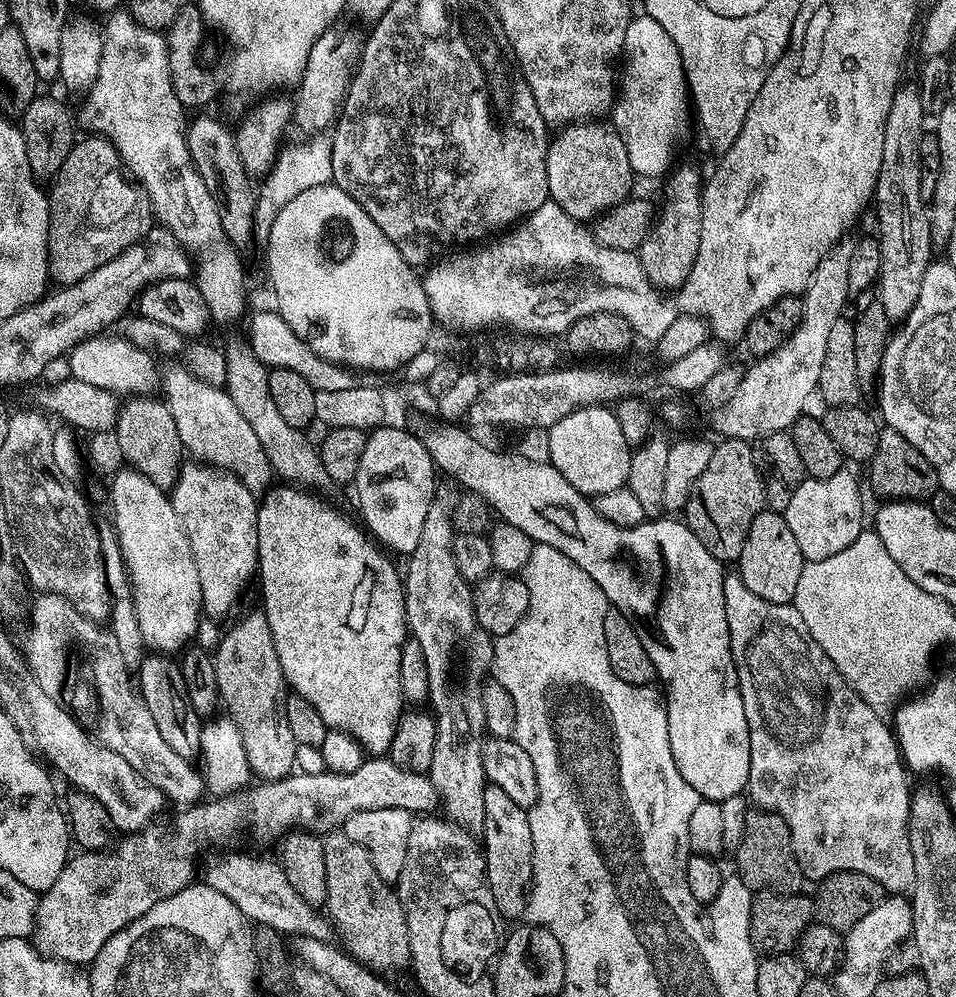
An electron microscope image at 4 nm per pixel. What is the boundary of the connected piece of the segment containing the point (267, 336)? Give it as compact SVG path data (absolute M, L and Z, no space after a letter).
M279 311L256 312L252 316L252 321L248 324L247 347L263 364L267 364L269 369L281 368L282 370L295 370L310 382L310 386L315 392L328 390L345 390L351 387L358 387L362 384L361 377L353 369L343 365L330 362L326 358L319 356L286 322L281 318Z

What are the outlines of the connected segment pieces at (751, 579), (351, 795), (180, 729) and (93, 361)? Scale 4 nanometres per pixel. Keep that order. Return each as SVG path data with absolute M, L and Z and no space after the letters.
M771 510L760 512L750 526L750 534L746 534L746 542L738 561L738 574L746 587L766 602L792 604L805 563L802 550L798 550L798 542L790 526L786 526L783 515Z
M366 758L362 766L358 766L358 770L350 774L319 771L297 771L293 775L282 777L281 780L257 783L257 788L252 786L247 790L209 799L209 804L201 803L199 806L177 811L180 813L176 816L176 832L163 832L162 829L156 828L157 826L149 826L142 832L125 835L121 839L124 841L121 844L119 841L111 850L81 851L80 856L73 855L68 861L68 867L62 870L62 874L58 874L58 882L54 882L54 886L50 886L39 897L36 905L34 946L44 956L55 960L64 960L77 966L91 965L98 950L102 950L102 946L106 946L106 942L110 942L110 938L114 938L118 930L130 926L130 922L142 918L142 914L158 906L158 902L178 894L178 890L193 883L192 855L196 852L196 840L224 840L238 828L244 828L249 824L250 827L256 828L262 839L275 841L291 828L327 834L344 825L350 814L362 810L389 808L406 810L413 814L432 814L438 808L438 797L429 776L422 772L406 770L387 758Z
M148 654L138 669L138 691L146 702L146 710L154 718L154 726L162 733L162 738L182 758L192 760L200 746L201 713L194 710L188 697L186 682L182 678L179 663L168 654Z
M97 334L80 341L71 352L67 353L71 379L78 382L90 382L102 390L110 390L124 396L151 396L160 388L161 369L156 368L153 353L146 348L139 348L124 339L123 335Z

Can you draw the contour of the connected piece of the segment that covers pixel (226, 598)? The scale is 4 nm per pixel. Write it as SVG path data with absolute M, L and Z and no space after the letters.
M188 462L181 463L180 477L176 479L176 485L170 489L170 499L174 506L174 514L178 514L178 518L182 522L182 526L186 530L186 538L190 538L190 550L194 554L194 566L198 566L198 580L202 586L202 612L205 617L208 616L224 616L236 603L240 600L240 591L247 586L248 583L253 583L254 577L258 572L258 526L256 525L256 509L258 507L257 493L252 492L242 481L232 472L227 472L225 468L215 468L212 464L203 462Z

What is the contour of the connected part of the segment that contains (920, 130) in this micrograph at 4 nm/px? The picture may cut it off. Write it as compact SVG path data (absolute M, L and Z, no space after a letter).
M901 83L890 102L890 114L886 114L886 134L882 138L882 170L878 170L874 197L875 231L882 254L878 302L892 322L902 322L910 310L914 310L914 302L918 302L918 293L922 291L922 278L926 278L926 270L934 262L928 204L922 194L922 142L926 135L923 104L919 83Z

